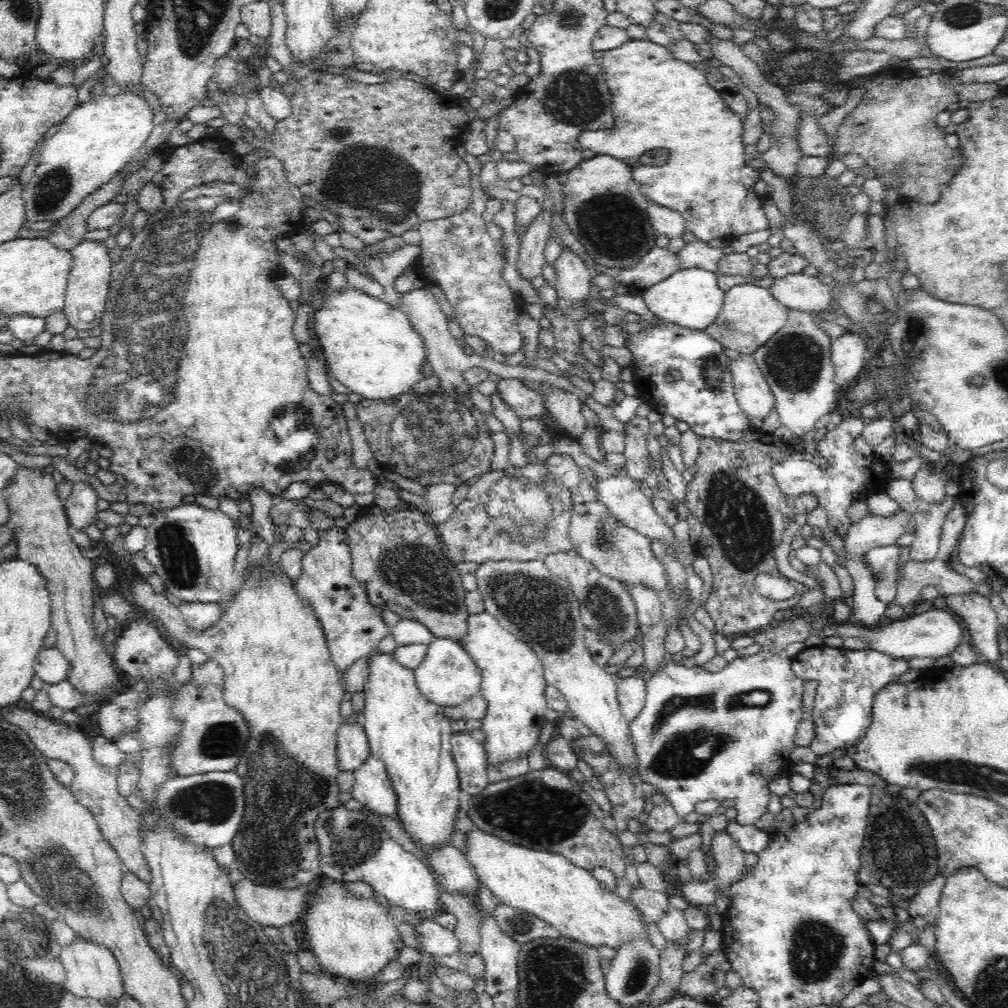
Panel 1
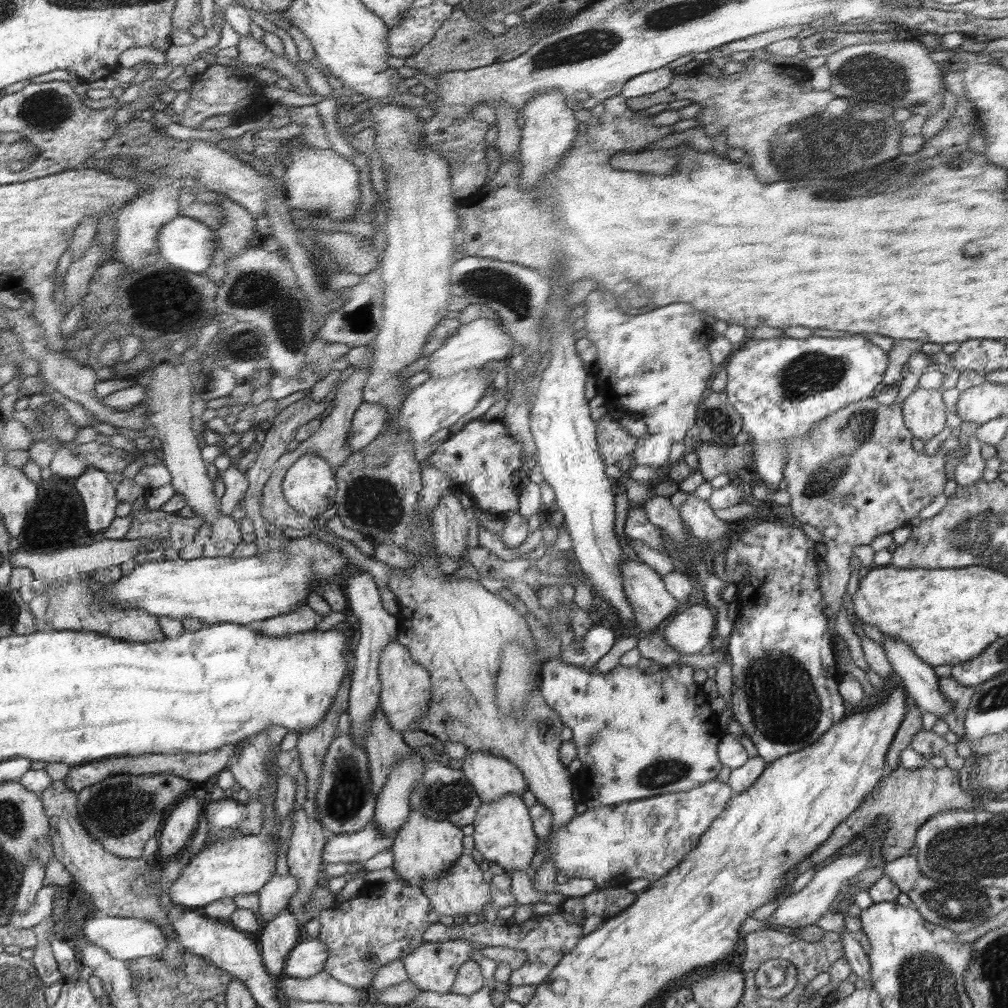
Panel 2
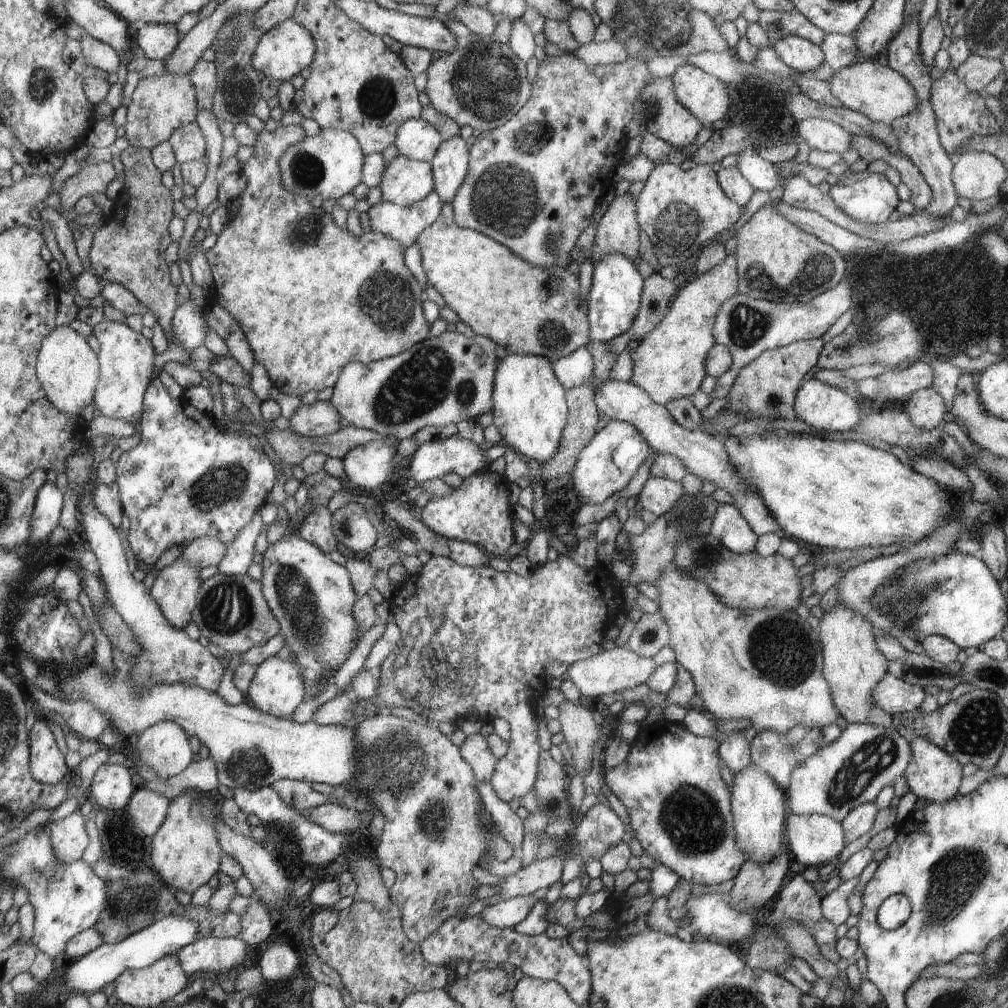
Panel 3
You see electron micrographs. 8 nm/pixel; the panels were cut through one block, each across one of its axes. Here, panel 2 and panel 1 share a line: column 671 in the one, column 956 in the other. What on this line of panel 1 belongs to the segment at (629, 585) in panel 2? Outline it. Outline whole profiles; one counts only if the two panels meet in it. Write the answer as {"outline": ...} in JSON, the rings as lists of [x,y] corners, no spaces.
{"outline":[[[973,589],[965,593],[946,594],[944,598],[948,610],[964,622],[968,634],[972,636],[972,647],[976,654],[994,663],[1000,658],[998,649],[999,622],[992,601]]]}

